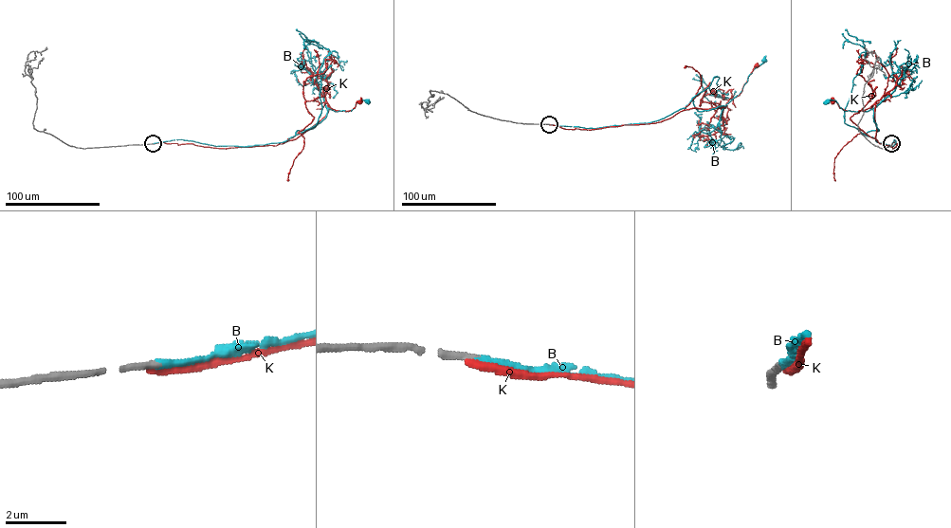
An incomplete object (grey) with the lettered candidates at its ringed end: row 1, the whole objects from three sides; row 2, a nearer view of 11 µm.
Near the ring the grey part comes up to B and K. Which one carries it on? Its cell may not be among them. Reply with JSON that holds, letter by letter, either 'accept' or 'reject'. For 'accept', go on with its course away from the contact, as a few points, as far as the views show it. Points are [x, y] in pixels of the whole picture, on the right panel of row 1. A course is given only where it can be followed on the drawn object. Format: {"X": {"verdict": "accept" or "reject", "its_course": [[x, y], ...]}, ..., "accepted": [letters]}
{"B": {"verdict": "accept", "its_course": [[891, 143], [895, 140], [890, 146], [866, 135], [879, 130], [874, 108], [844, 110], [835, 100], [828, 101]]}, "K": {"verdict": "reject"}, "accepted": ["B"]}

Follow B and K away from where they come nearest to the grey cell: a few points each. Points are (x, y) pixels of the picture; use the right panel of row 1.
B: (891, 143), (895, 140), (890, 146), (866, 135), (879, 130), (874, 108), (844, 110), (835, 100), (828, 101)
K: (891, 143), (897, 144), (893, 148), (876, 139), (875, 104), (855, 111), (844, 110), (832, 101)

